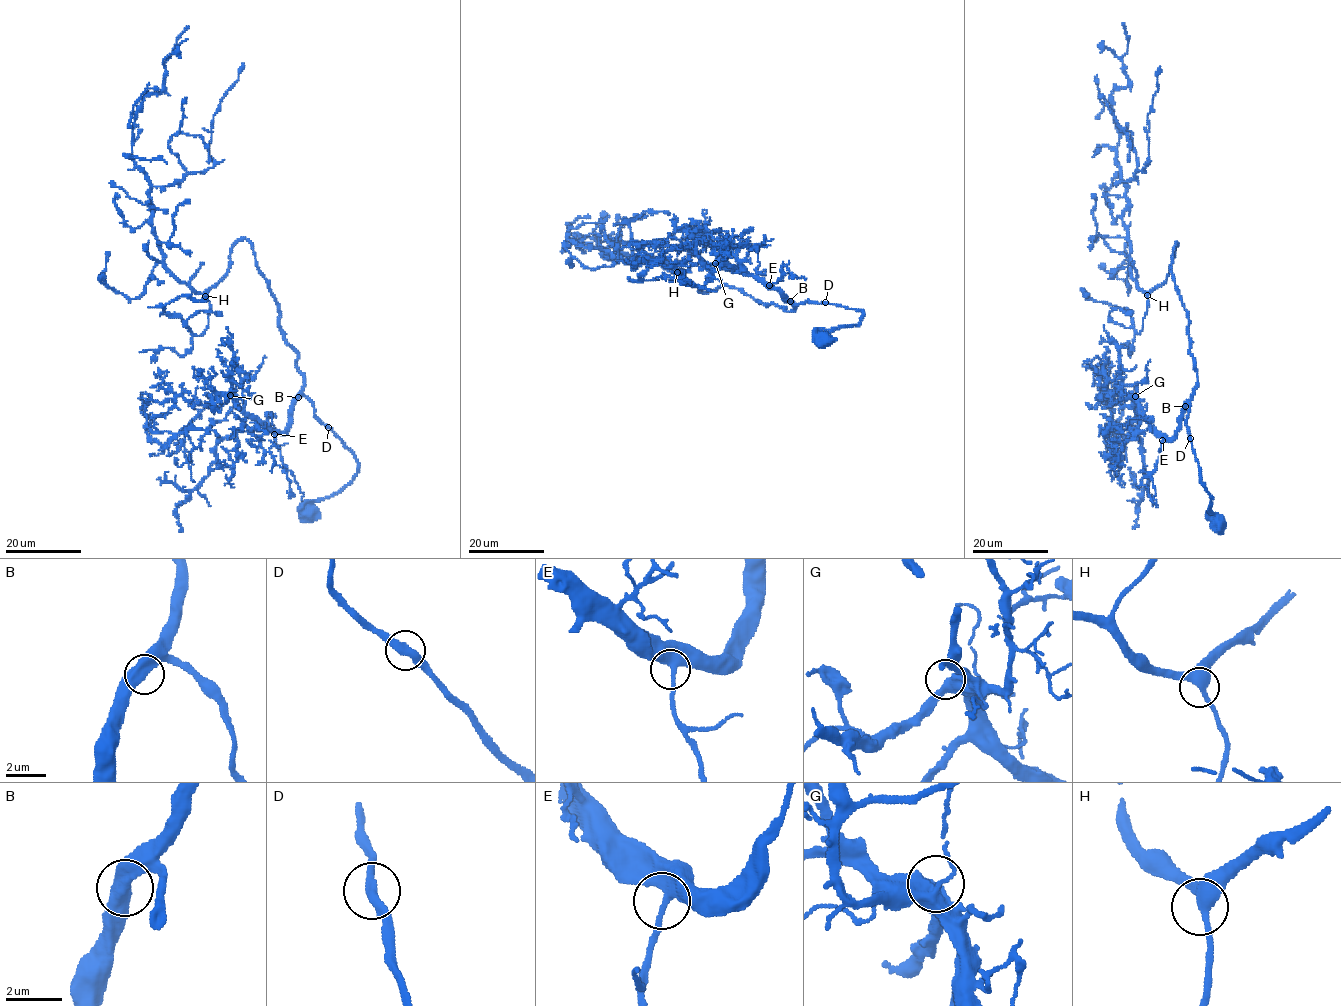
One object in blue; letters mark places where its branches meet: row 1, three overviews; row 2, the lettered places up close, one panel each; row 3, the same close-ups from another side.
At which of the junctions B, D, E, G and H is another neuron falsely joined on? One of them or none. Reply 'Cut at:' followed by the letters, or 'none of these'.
Cut at: none of these

